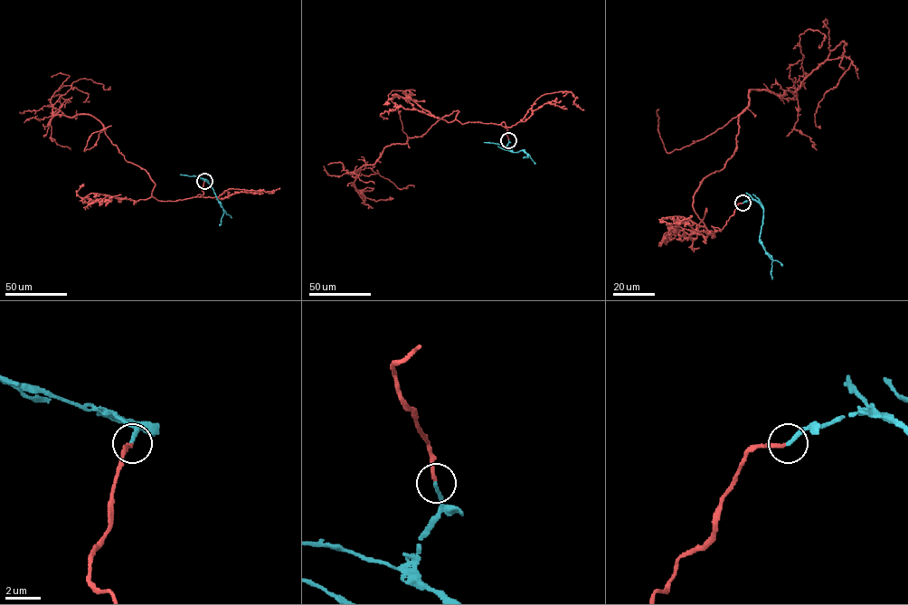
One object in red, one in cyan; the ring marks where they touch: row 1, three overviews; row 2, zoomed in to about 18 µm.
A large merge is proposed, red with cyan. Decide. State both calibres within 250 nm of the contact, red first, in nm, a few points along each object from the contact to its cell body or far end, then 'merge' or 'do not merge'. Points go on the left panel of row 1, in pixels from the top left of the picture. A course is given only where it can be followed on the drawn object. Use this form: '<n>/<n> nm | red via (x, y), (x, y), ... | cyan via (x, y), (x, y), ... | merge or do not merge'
200/240 nm | red via (204, 181), (202, 195), (157, 200), (148, 174), (125, 159), (98, 119), (52, 115), (59, 94), (43, 137) | cyan via (204, 181), (222, 208), (219, 225) | merge

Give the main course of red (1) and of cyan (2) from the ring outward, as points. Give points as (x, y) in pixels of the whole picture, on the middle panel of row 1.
1: (508, 140), (500, 125), (461, 124), (454, 111), (357, 170), (364, 204), (347, 185)
2: (508, 140), (507, 146), (514, 152), (522, 150), (527, 157), (523, 157)

